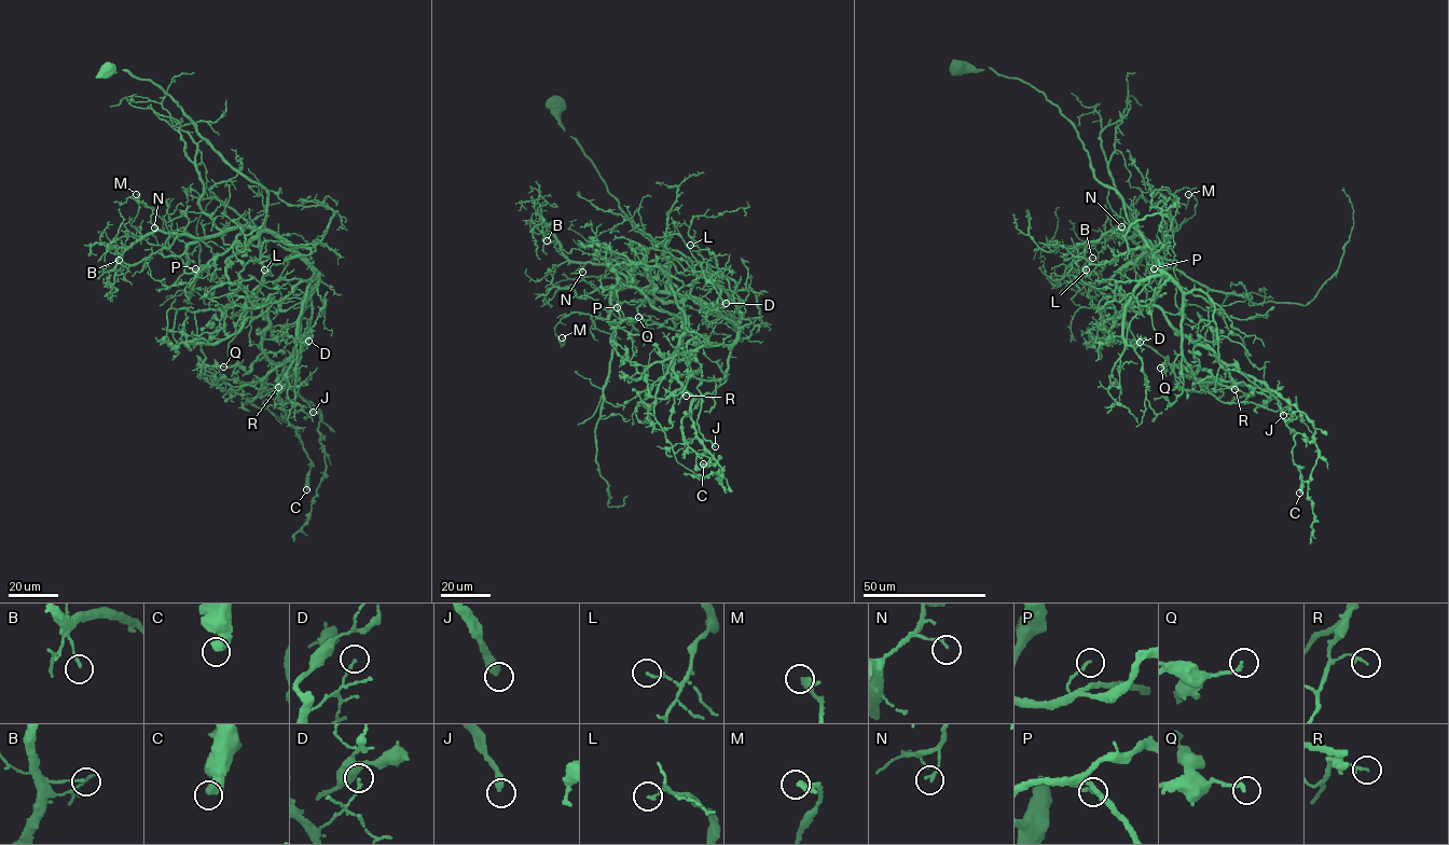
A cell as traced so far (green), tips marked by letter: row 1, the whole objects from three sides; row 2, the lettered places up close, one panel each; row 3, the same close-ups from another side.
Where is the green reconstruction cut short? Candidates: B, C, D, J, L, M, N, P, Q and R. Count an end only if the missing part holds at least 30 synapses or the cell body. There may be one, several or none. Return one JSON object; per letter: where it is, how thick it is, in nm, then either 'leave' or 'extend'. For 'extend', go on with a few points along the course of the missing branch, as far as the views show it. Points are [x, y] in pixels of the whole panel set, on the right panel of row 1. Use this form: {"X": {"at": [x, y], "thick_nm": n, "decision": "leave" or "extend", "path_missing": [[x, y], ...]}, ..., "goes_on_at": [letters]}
{"B": {"at": [1092, 258], "thick_nm": 130, "decision": "extend", "path_missing": [[1092, 258], [1106, 267], [1109, 267], [1108, 262]]}, "C": {"at": [1299, 493], "thick_nm": 550, "decision": "leave"}, "D": {"at": [1140, 342], "thick_nm": 90, "decision": "leave"}, "J": {"at": [1283, 415], "thick_nm": 420, "decision": "extend", "path_missing": [[1283, 415], [1293, 453], [1297, 445], [1291, 442]]}, "L": {"at": [1086, 269], "thick_nm": 90, "decision": "leave"}, "M": {"at": [1188, 194], "thick_nm": 400, "decision": "leave"}, "N": {"at": [1121, 226], "thick_nm": 140, "decision": "leave"}, "P": {"at": [1154, 268], "thick_nm": 130, "decision": "leave"}, "Q": {"at": [1160, 368], "thick_nm": 190, "decision": "leave"}, "R": {"at": [1234, 389], "thick_nm": 120, "decision": "leave"}, "goes_on_at": ["B", "J"]}

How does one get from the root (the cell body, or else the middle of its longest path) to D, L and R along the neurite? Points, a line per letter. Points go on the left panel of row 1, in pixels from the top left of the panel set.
D: (105, 70), (152, 82), (231, 165), (264, 189), (264, 227), (318, 274), (299, 320), (302, 346), (308, 341)
L: (105, 70), (125, 70), (152, 82), (231, 165), (264, 189), (264, 227), (311, 251), (264, 269)
R: (105, 70), (149, 79), (170, 97), (202, 137), (264, 189), (264, 227), (317, 274), (307, 338), (278, 387)

